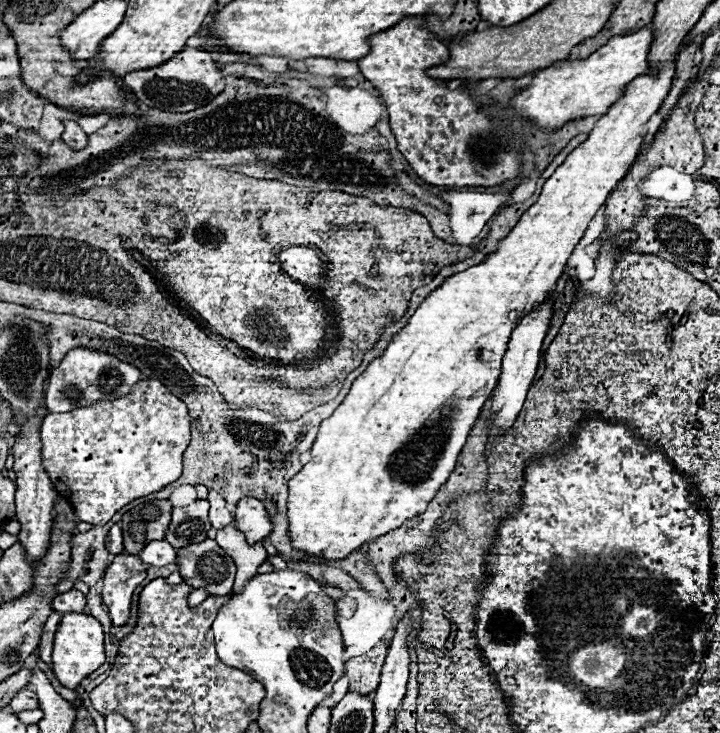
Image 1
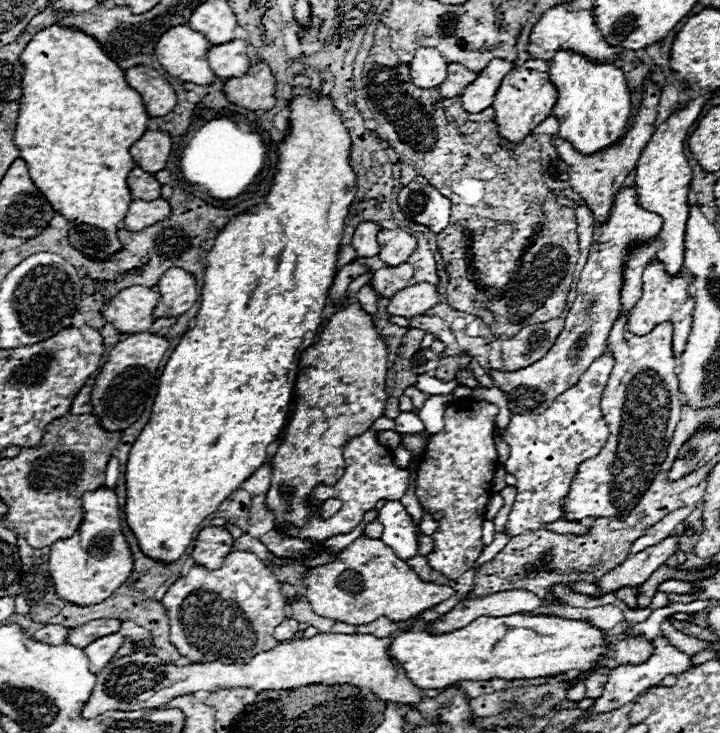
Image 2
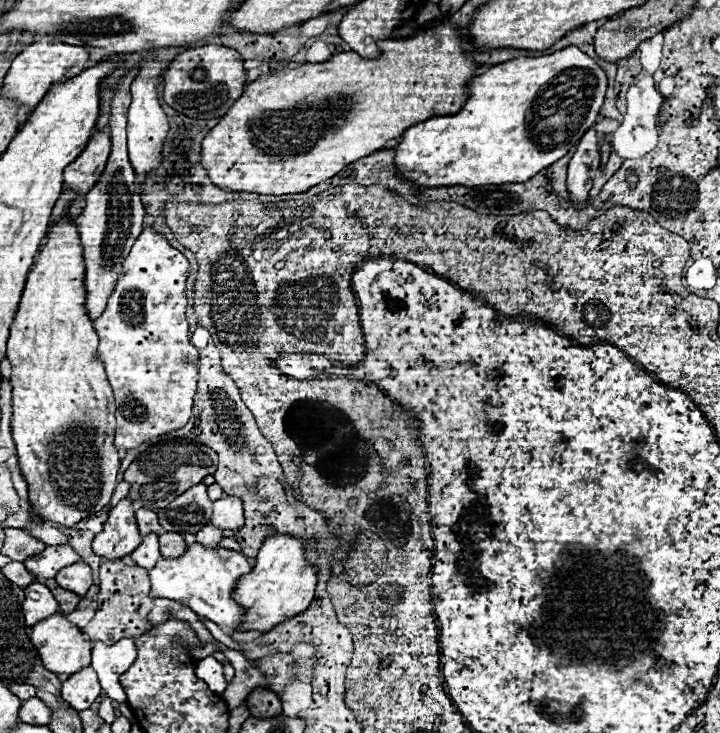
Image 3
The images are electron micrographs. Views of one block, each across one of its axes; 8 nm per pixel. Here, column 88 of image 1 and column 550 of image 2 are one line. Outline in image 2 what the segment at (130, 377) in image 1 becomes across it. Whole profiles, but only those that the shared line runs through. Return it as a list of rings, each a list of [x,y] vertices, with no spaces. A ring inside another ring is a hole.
[[[634,186],[620,188],[620,192],[616,194],[612,202],[608,220],[594,234],[596,240],[590,246],[586,266],[576,286],[578,296],[568,310],[564,330],[560,332],[556,344],[548,350],[548,354],[542,360],[538,360],[536,364],[528,368],[520,368],[516,372],[498,372],[498,370],[488,372],[494,384],[506,394],[508,408],[512,414],[514,412],[544,412],[556,400],[556,396],[560,396],[562,392],[566,392],[580,380],[580,376],[588,370],[592,360],[596,360],[598,356],[606,352],[608,334],[612,330],[612,324],[620,316],[620,308],[622,308],[620,292],[624,284],[624,266],[626,266],[630,248],[634,242],[642,244],[642,242],[654,240],[660,228],[662,228],[662,218],[640,206],[636,188]],[[520,386],[530,388],[536,394],[520,394]]]

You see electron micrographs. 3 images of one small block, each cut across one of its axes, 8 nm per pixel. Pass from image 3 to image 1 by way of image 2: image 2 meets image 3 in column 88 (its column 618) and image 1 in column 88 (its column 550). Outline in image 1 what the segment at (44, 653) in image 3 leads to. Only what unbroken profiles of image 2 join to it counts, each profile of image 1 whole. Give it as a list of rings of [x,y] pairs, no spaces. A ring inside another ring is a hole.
[[[76,612],[64,614],[64,618],[60,620],[58,630],[56,630],[52,660],[54,660],[54,674],[60,680],[60,684],[70,690],[76,690],[80,686],[80,682],[84,678],[88,678],[94,670],[98,670],[106,660],[104,632],[102,632],[100,622],[86,614],[76,614]]]

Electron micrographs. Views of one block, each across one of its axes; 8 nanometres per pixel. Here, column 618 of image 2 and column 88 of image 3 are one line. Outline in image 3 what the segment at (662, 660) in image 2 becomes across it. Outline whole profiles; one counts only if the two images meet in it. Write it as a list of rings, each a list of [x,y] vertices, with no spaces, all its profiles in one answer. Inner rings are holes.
[[[82,668],[74,672],[62,686],[62,698],[74,708],[74,710],[86,710],[90,704],[102,694],[102,688],[98,684],[98,676],[92,668]]]

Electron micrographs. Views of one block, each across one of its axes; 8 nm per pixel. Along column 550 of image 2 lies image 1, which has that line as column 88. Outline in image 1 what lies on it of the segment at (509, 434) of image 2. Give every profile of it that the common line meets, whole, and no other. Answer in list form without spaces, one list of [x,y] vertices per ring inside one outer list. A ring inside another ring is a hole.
[[[142,378],[138,384],[134,384],[134,390],[128,396],[122,396],[120,400],[108,400],[108,402],[94,402],[90,406],[84,408],[76,408],[72,412],[64,412],[64,414],[48,414],[42,422],[42,430],[40,430],[40,438],[42,438],[42,458],[44,458],[44,468],[54,484],[54,488],[58,490],[60,496],[68,498],[72,502],[72,506],[76,508],[78,520],[80,522],[92,522],[94,526],[102,526],[106,524],[122,506],[130,504],[136,498],[148,496],[152,492],[158,492],[160,488],[168,486],[170,482],[174,482],[176,478],[180,478],[182,474],[182,454],[190,442],[190,418],[188,418],[188,410],[186,404],[182,400],[178,400],[160,380],[152,380],[152,378]]]

